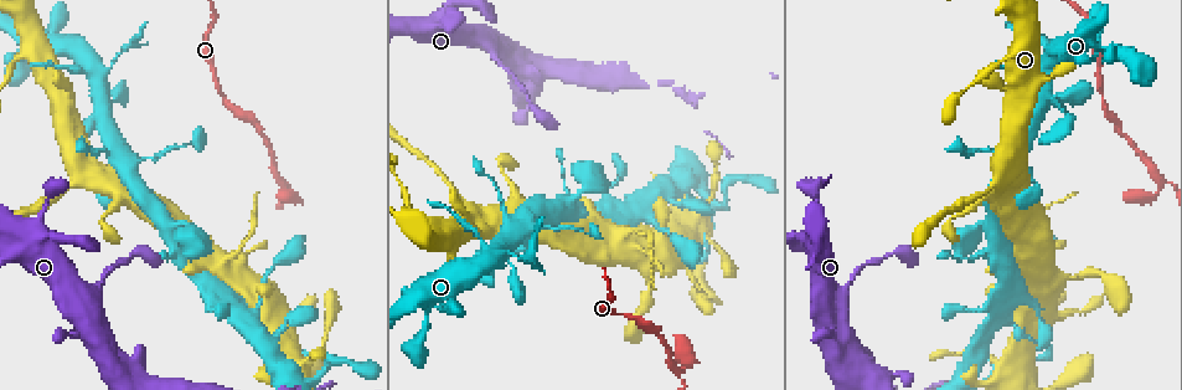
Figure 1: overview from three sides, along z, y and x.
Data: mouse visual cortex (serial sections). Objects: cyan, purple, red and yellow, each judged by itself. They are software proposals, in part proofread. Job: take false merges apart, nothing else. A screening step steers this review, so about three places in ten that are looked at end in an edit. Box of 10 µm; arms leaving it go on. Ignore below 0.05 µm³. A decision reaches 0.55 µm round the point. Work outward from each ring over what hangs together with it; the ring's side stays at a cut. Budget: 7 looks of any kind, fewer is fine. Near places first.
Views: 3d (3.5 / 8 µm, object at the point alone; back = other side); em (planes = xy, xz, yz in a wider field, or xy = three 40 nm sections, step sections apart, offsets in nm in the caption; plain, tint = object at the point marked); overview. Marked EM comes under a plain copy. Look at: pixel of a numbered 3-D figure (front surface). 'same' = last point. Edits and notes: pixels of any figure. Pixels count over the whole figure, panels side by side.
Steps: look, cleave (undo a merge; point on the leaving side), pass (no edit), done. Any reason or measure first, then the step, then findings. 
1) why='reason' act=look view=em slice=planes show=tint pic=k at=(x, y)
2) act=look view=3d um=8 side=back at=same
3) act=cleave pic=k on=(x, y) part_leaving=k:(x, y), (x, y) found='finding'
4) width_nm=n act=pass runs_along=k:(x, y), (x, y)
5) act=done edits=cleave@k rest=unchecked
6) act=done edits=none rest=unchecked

why='narrows sharply' act=look view=3d um=3.5 side=back pic=1 at=(113, 58)

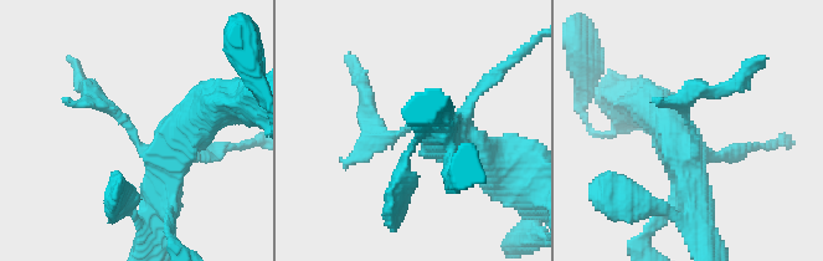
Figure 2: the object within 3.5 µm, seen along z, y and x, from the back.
why='shape alone is not enough' act=look view=em slice=xy step=5 show=tint pic=2 at=(693, 129)

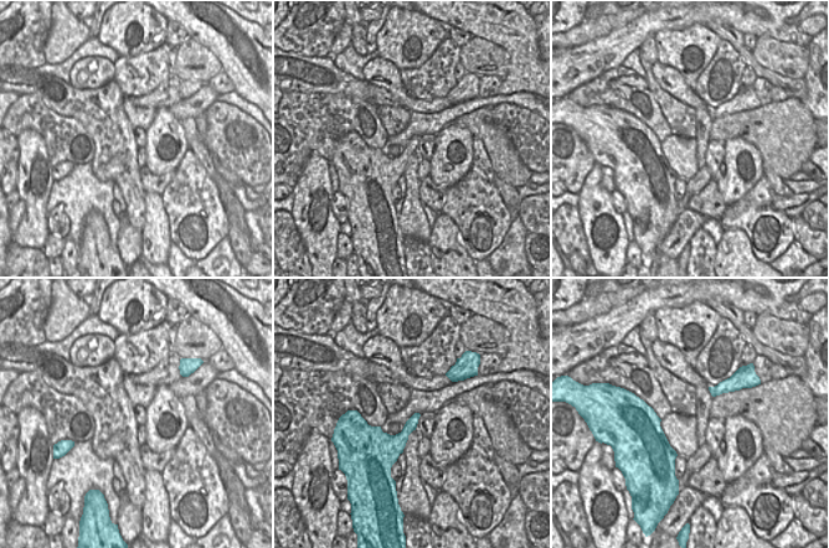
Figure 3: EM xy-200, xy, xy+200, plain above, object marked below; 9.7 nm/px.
act=cleave pic=2 on=(384, 133) part_leaving=2:(407, 128), (385, 136), (370, 126), (358, 77) found='two cells meet here'

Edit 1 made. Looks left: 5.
act=look view=overview

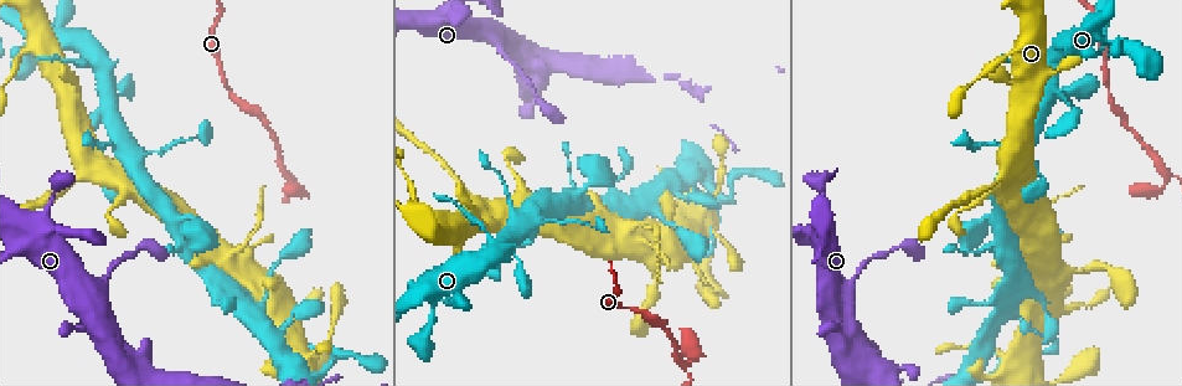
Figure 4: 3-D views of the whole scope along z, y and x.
why='four-way junction' act=look view=3d um=3.5 pic=4 at=(1007, 310)

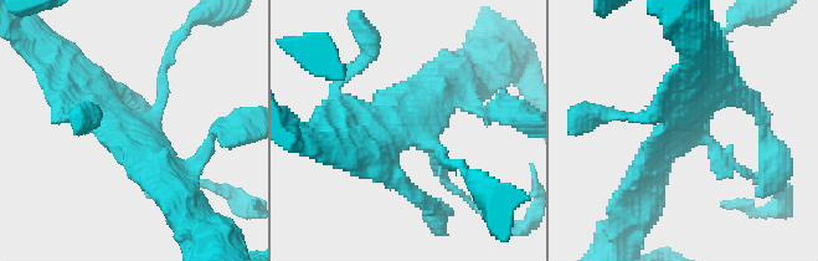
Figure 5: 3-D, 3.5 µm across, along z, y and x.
act=look view=em slice=xy step=3 show=tint pic=5 at=(131, 127)

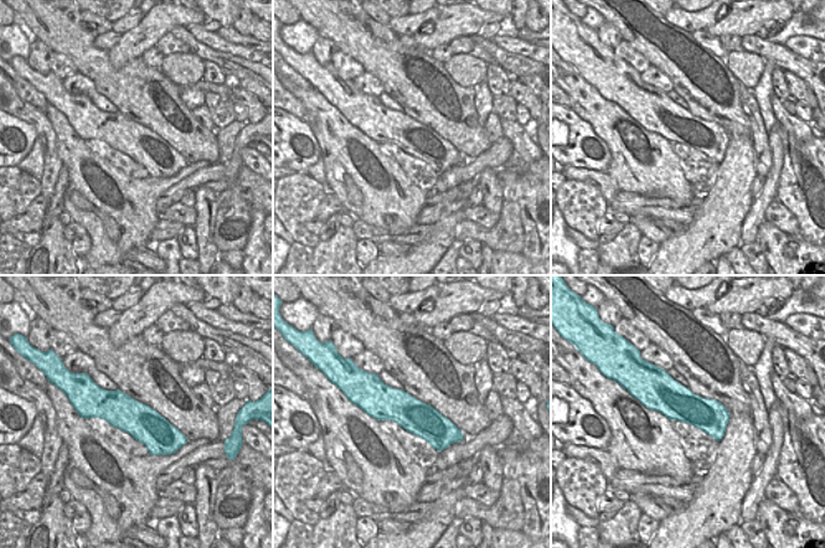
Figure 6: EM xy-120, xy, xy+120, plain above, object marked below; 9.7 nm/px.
why='another direction' act=look view=em slice=xy step=2 show=tint at=same

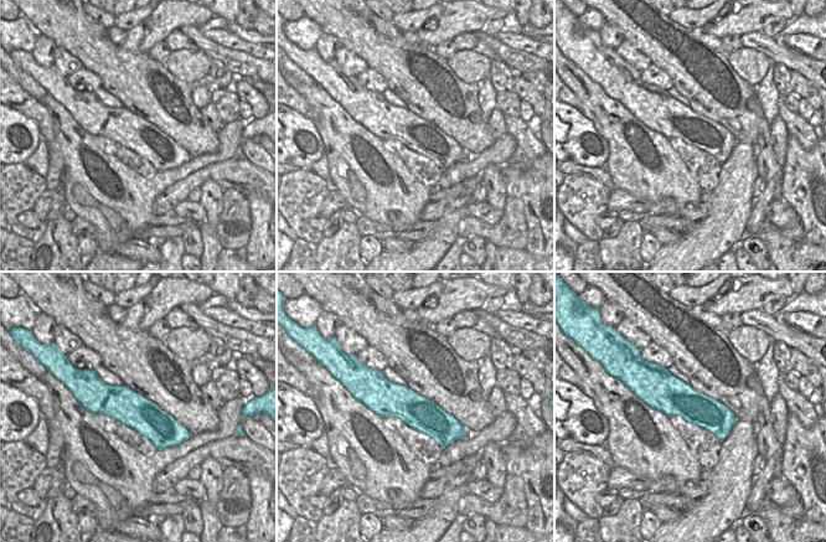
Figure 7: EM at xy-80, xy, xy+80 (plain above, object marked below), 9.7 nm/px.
act=pass runs_along=7:(364, 398), (399, 401), (463, 433) found='one cell here'

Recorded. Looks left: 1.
act=done edits=cleave@2 rest=unchecked

